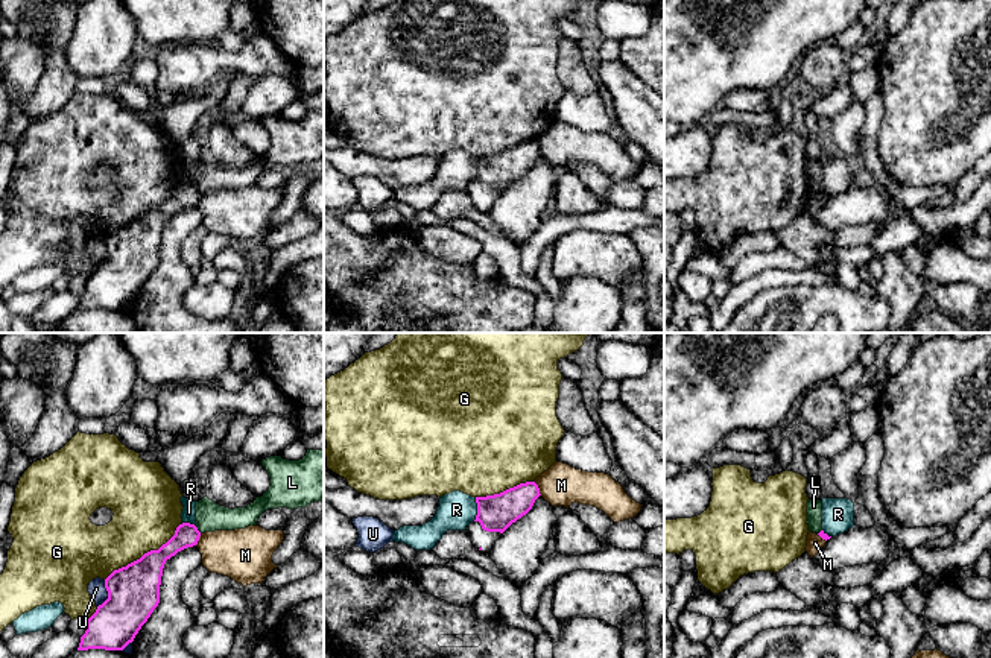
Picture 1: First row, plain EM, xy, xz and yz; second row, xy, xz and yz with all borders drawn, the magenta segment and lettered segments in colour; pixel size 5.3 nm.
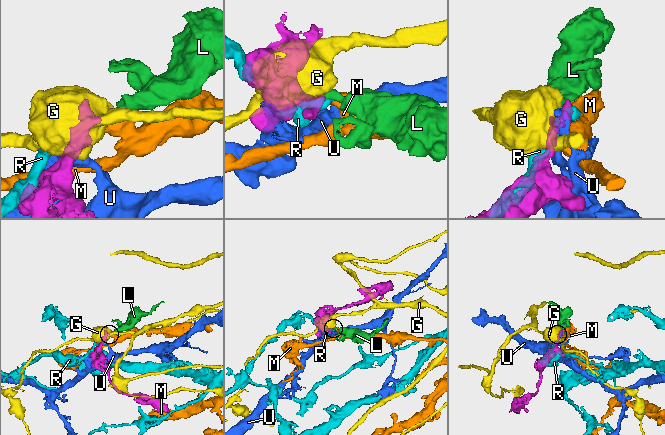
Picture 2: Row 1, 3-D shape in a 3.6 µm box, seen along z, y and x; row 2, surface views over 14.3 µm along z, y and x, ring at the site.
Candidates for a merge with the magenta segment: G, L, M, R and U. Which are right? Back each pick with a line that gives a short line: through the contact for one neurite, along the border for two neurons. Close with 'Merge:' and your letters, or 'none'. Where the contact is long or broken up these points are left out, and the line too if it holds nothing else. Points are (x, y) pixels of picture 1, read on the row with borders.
Merge: none

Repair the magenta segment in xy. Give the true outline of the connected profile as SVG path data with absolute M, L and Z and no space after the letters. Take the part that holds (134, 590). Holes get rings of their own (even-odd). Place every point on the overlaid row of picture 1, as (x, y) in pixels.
M182 523L175 535L158 550L114 570L105 579L108 599L87 620L78 650L123 650L134 641L141 626L160 603L160 585L167 559L198 544L201 532L195 524Z

